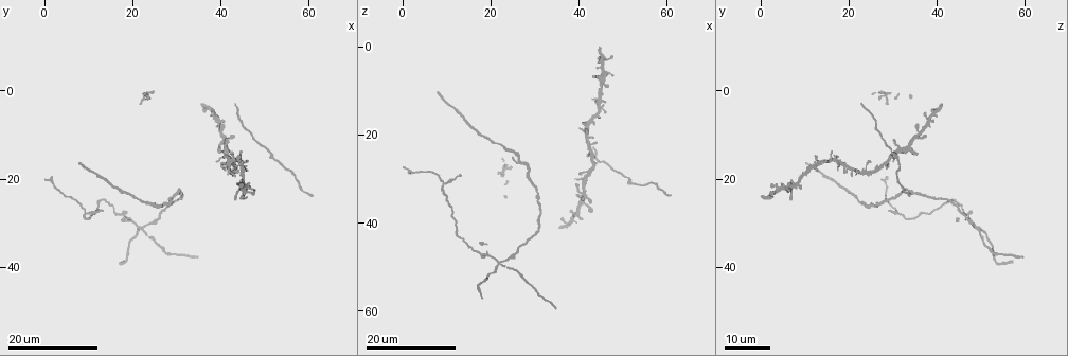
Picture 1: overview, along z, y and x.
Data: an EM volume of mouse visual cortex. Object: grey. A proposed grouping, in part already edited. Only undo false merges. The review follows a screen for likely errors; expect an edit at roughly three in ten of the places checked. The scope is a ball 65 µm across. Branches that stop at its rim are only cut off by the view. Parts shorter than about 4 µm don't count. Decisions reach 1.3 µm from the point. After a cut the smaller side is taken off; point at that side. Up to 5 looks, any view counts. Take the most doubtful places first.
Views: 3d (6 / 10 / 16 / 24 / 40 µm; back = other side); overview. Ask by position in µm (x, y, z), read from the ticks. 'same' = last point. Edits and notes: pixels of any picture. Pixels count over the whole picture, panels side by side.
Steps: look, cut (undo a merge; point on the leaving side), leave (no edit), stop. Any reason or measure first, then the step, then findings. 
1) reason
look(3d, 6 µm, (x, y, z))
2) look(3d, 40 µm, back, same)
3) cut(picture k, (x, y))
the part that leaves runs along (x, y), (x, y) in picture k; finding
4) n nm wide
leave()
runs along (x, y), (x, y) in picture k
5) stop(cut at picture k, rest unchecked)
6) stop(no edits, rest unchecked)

four or more arms meet
look(3d, 24 µm, (21.5, 31.0, 49.0))

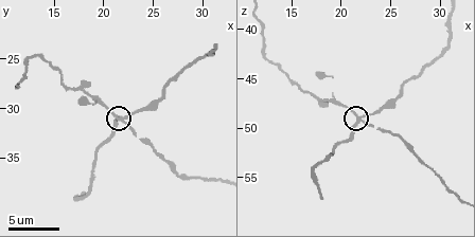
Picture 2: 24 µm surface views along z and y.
look(3d, 6 µm, (21.6, 31.0, 48.8))

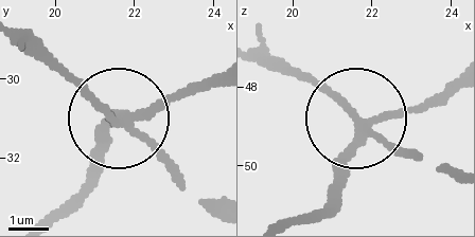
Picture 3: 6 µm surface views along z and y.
4 arms
cut(picture 3, (102, 145))
the part that leaves runs along (133, 113), (211, 84) in picture 3; two cells meet here

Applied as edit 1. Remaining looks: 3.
look(overview)

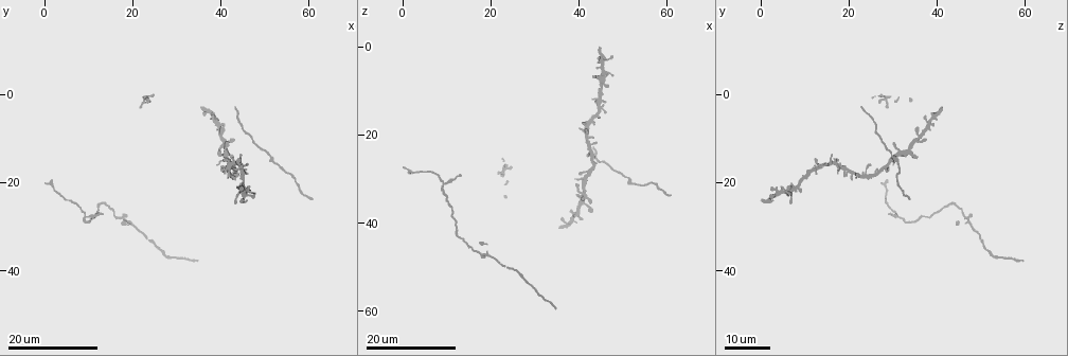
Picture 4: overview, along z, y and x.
thin arm on a thick one
look(3d, 24 µm, (52.5, 15.5, 30.5))

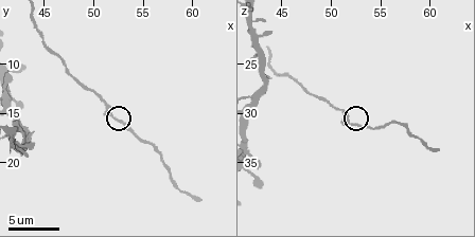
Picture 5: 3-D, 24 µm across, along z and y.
zoom in
look(3d, 6 µm, (52.2, 15.6, 31.2))

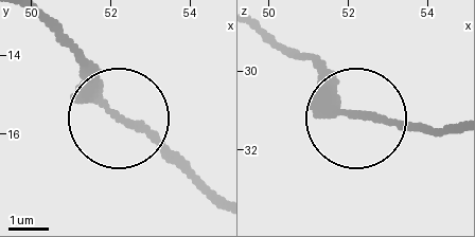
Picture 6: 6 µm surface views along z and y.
leave()
all the same cell

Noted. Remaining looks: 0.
stop(cut at picture 3, rest unchecked)

